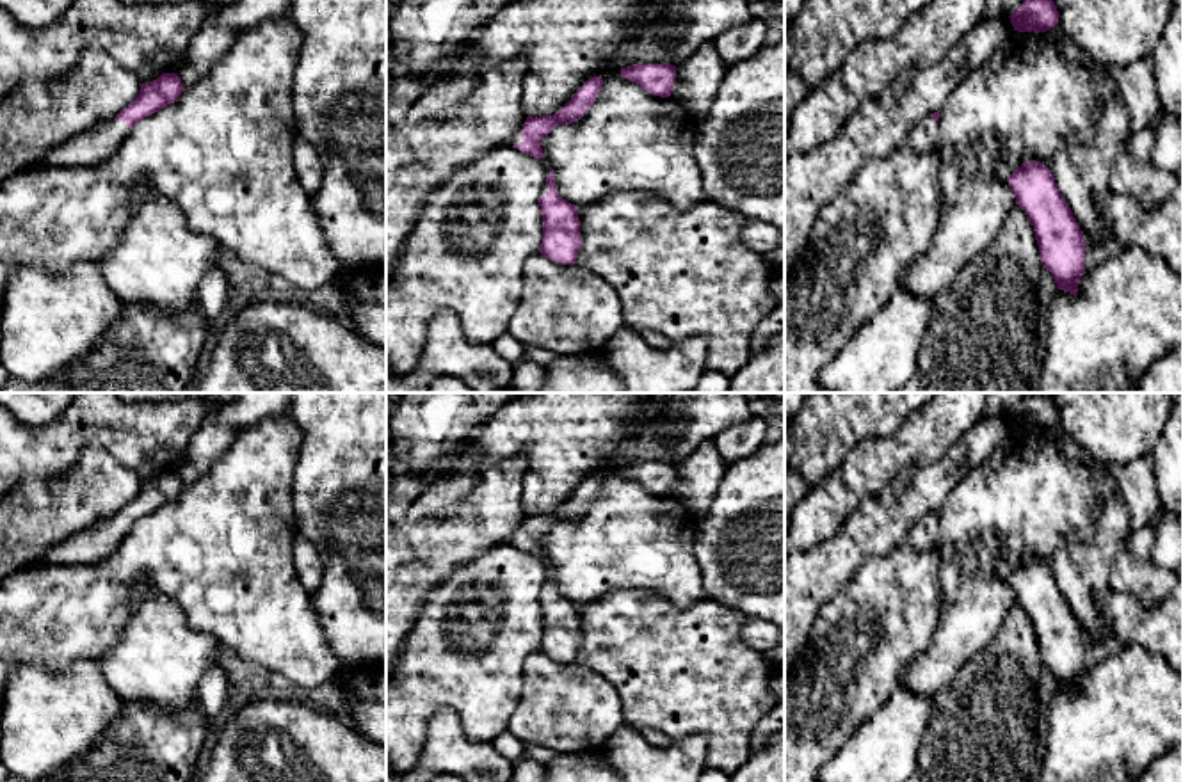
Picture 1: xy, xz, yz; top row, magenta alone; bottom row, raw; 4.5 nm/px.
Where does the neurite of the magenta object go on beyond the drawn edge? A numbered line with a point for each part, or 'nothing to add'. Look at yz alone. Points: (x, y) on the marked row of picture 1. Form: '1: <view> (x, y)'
1: yz (925, 134)

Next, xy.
1: xy (93, 146)

